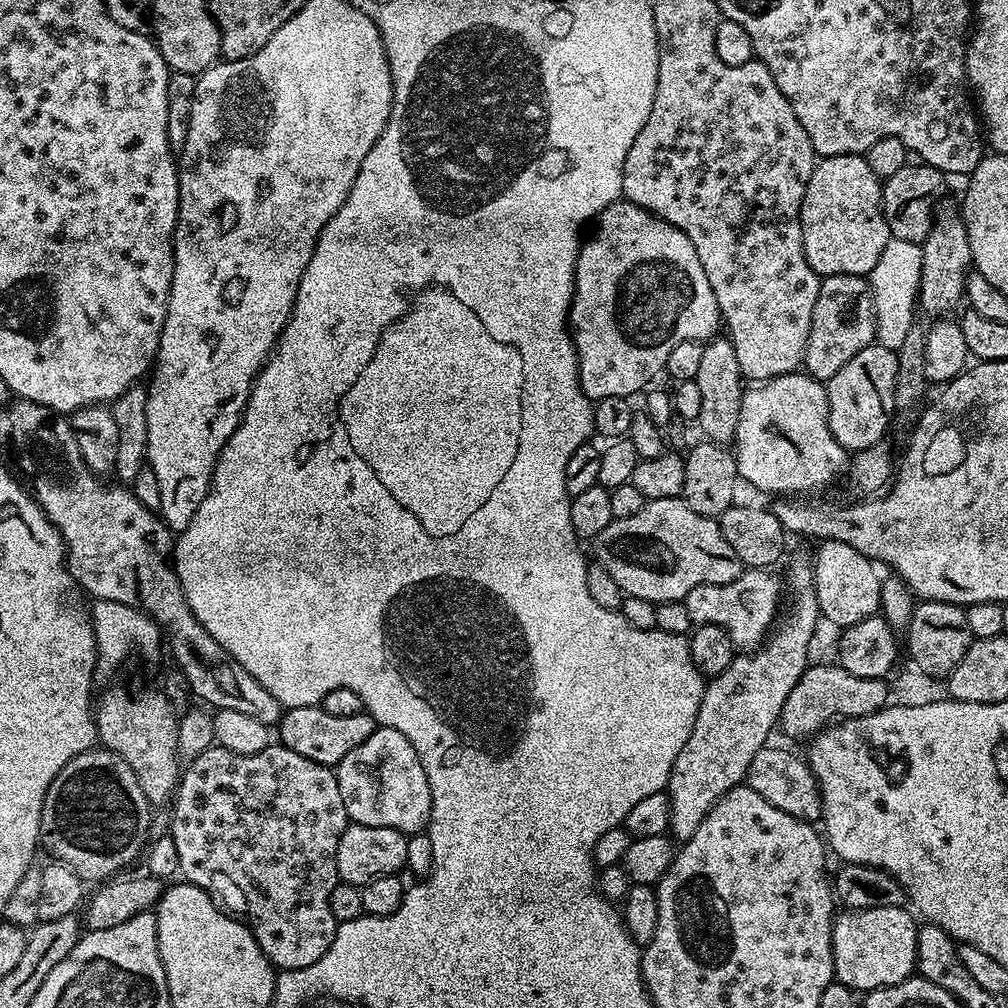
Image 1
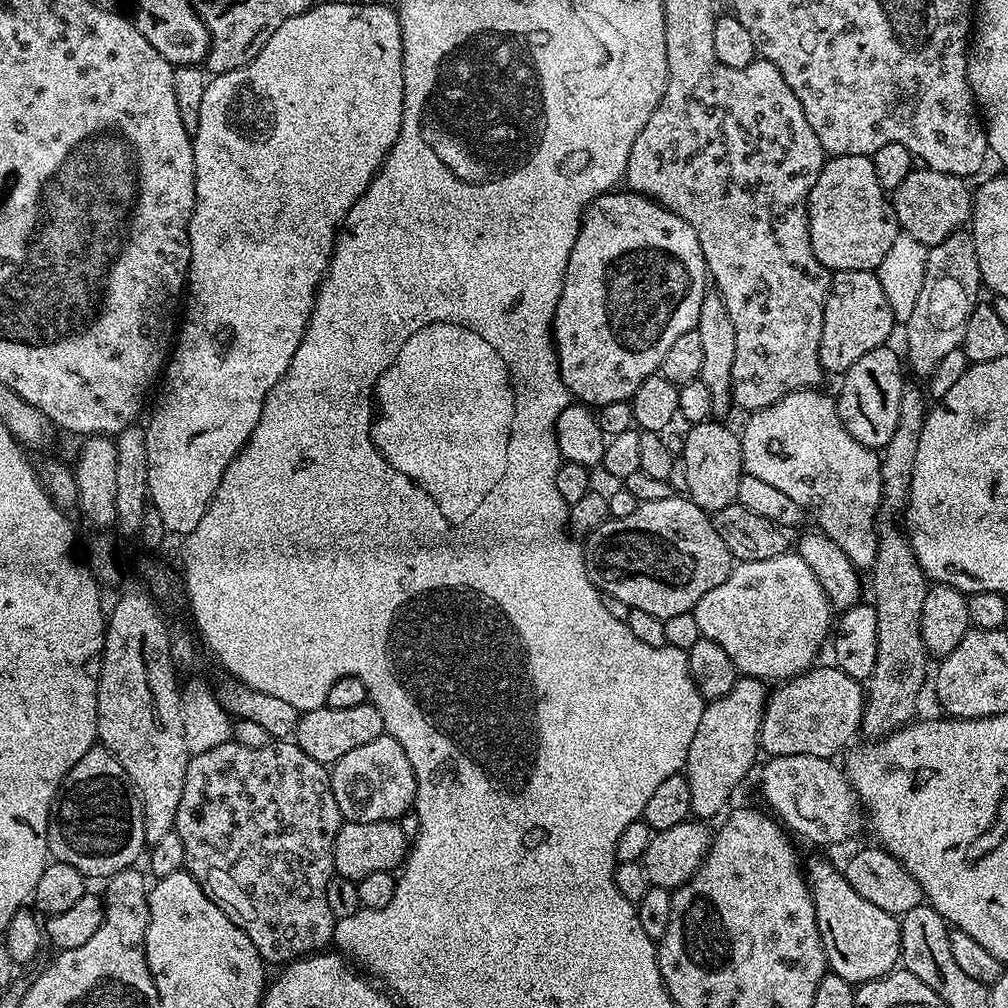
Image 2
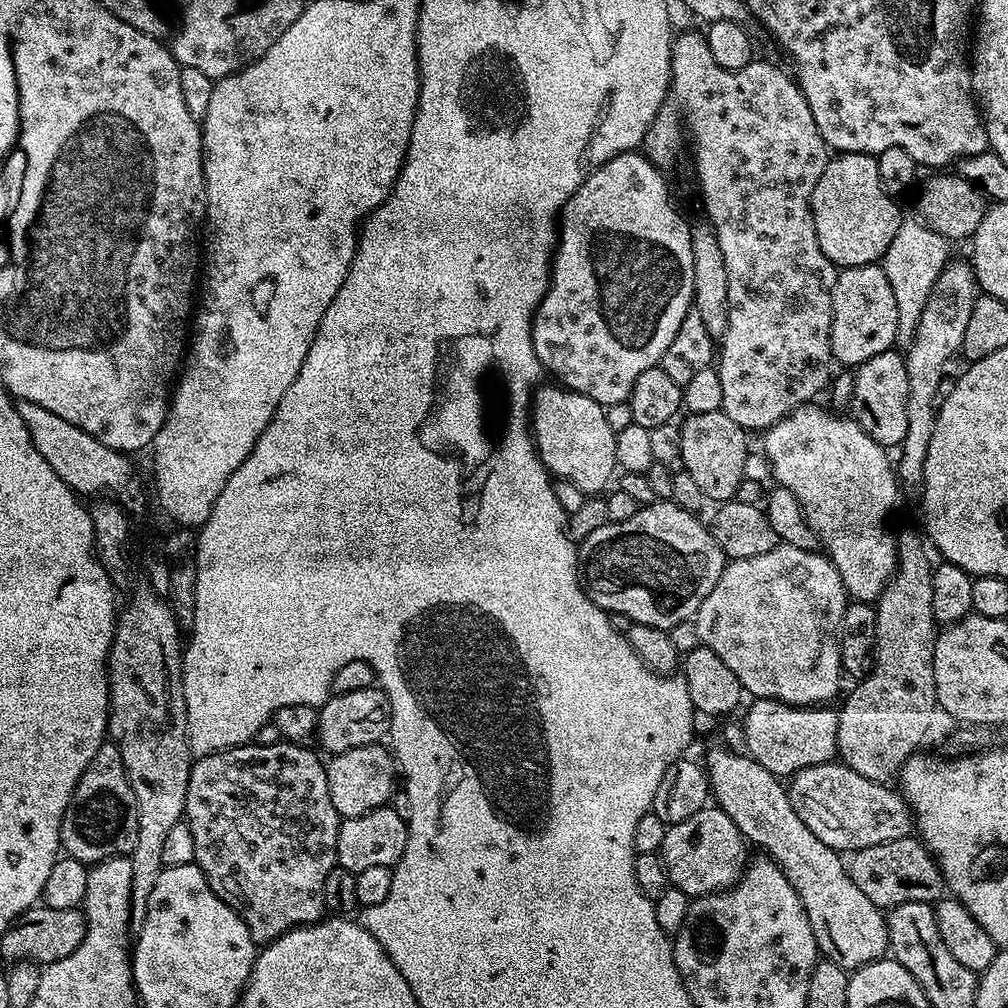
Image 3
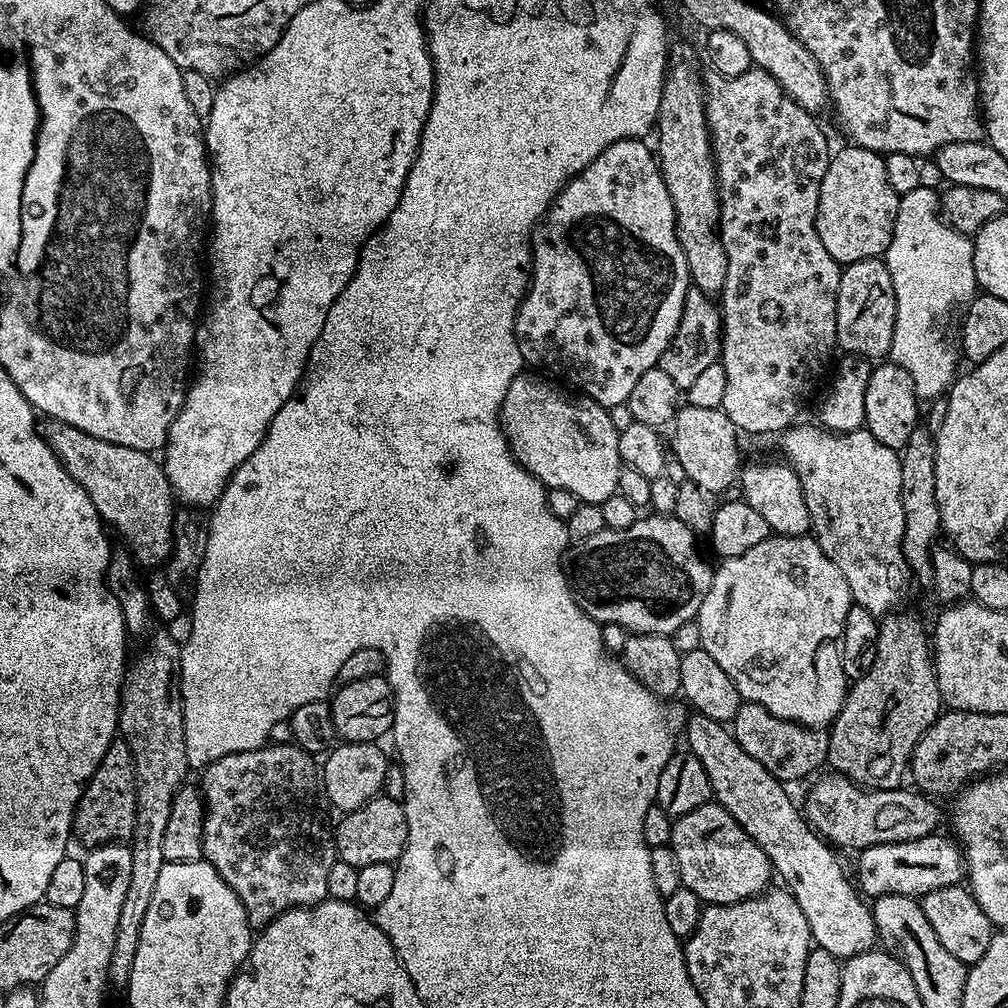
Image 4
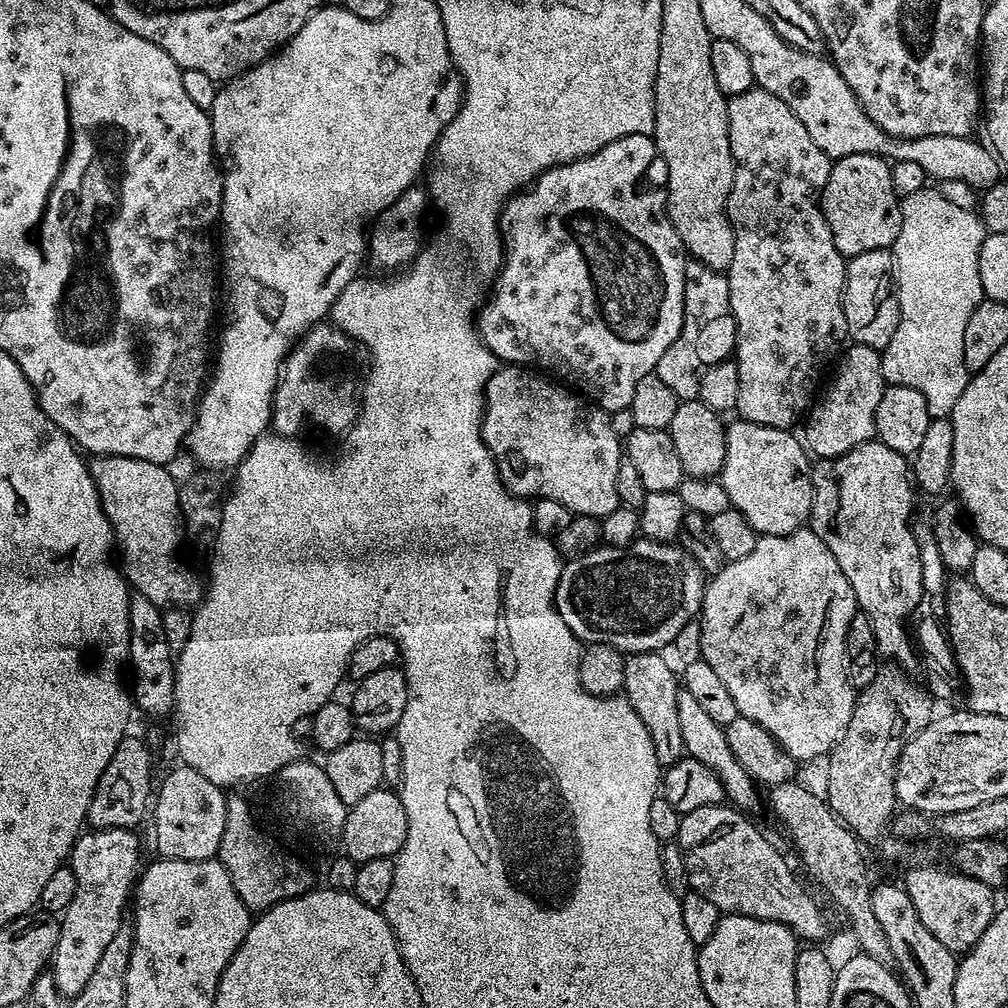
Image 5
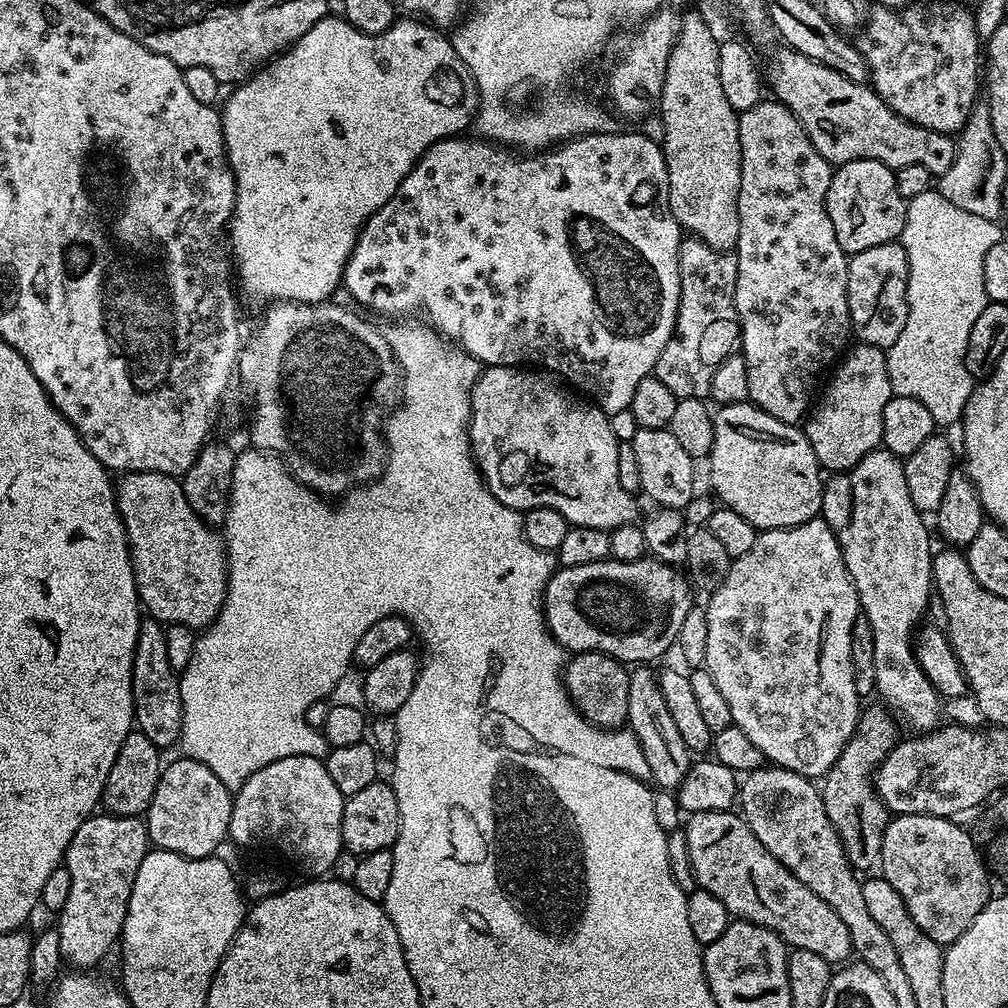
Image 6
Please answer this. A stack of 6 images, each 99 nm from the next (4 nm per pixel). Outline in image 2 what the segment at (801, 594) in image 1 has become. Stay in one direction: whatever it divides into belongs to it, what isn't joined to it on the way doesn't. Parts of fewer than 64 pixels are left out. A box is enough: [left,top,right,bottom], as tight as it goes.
[686,676,769,822]

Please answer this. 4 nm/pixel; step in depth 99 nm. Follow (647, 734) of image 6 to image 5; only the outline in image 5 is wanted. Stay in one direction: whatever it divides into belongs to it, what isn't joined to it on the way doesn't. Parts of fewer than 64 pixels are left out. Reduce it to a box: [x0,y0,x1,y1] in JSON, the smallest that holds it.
[623,652,685,766]

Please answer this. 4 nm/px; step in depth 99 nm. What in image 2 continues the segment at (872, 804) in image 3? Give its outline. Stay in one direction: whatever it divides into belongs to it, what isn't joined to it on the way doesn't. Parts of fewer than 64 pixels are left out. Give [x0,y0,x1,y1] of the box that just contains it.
[760,754,861,844]

